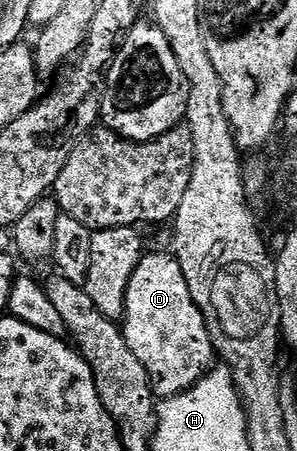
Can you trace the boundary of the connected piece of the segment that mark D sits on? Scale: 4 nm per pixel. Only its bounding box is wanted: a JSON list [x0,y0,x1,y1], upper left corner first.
[123,253,215,400]

